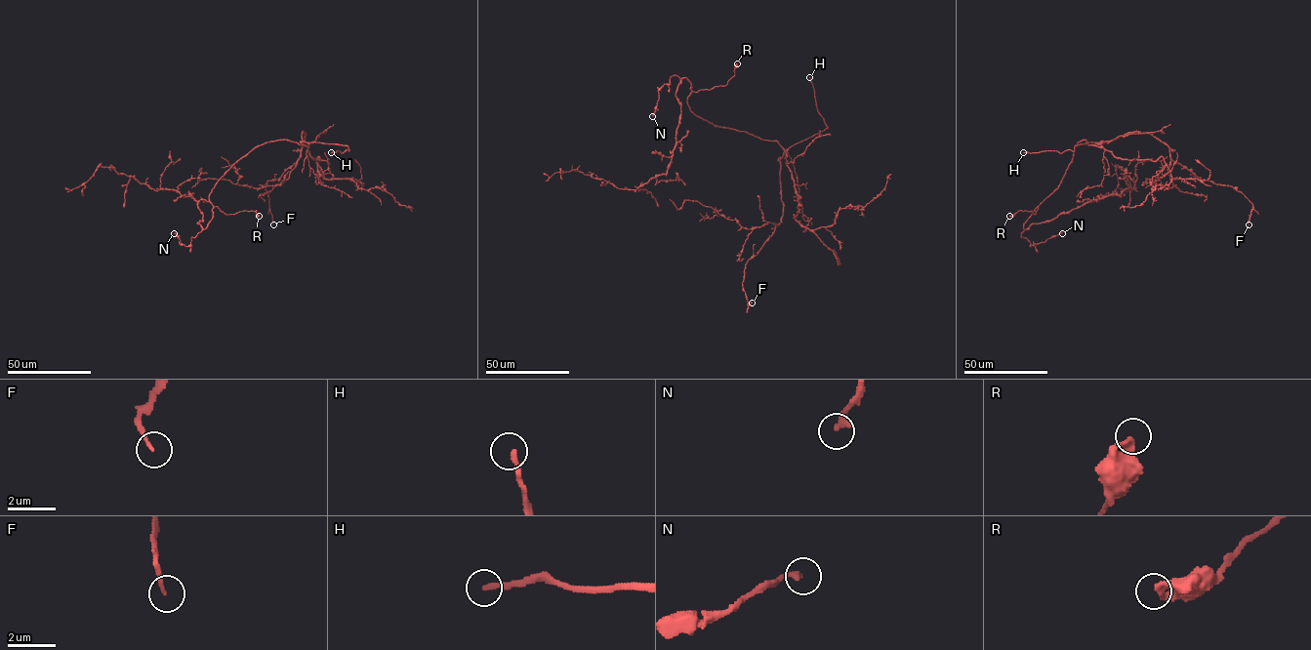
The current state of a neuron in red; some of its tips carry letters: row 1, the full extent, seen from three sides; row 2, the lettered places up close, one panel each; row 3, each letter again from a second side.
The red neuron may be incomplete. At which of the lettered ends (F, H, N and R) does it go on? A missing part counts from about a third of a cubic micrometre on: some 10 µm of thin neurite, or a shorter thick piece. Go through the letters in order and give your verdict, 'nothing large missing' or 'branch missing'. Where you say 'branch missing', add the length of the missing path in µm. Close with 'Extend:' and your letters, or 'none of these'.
F: nothing large missing
H: branch missing; about 30 µm are missing
N: nothing large missing
R: nothing large missing
Extend: H

